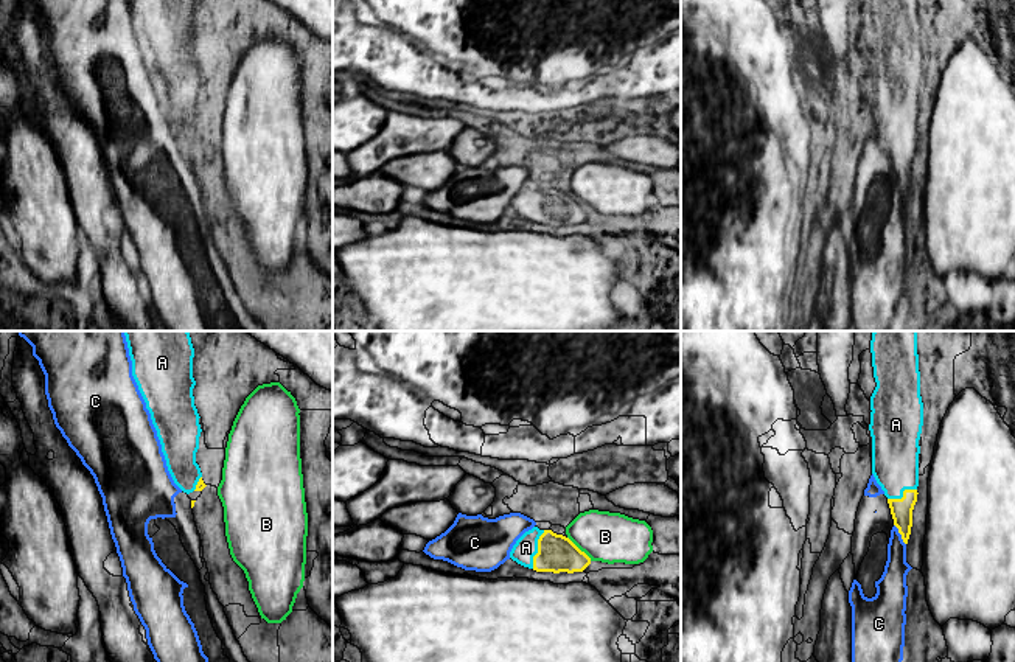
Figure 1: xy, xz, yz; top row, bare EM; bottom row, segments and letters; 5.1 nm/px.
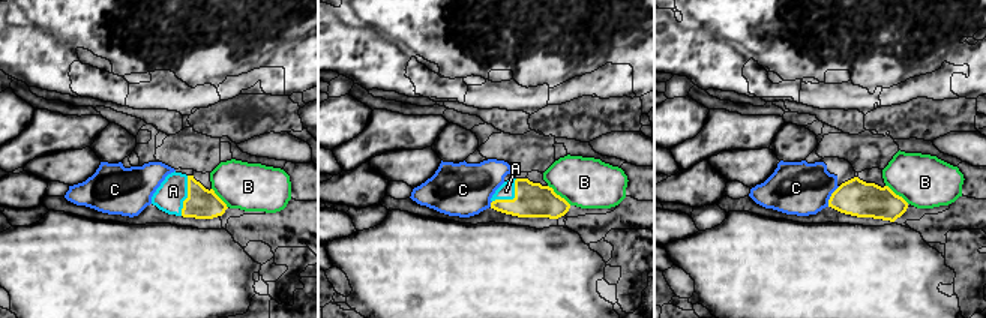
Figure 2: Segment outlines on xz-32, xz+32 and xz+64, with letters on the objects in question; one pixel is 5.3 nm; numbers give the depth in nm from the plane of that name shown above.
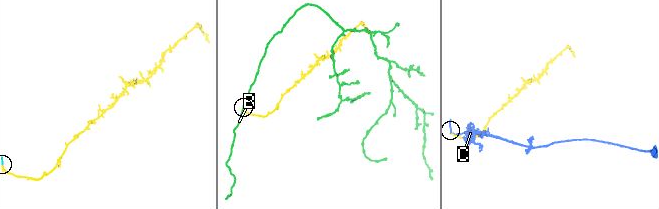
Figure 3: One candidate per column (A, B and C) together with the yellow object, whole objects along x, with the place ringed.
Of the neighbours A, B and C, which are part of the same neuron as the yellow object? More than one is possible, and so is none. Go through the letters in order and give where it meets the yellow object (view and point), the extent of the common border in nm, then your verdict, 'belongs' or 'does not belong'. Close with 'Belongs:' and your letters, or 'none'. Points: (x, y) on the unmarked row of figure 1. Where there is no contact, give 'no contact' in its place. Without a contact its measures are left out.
A: xz (538, 201) | 220 nm | belongs
B: xz (579, 201) | 180 nm | does not belong
C: yz (900, 185) | 130 nm | does not belong
Belongs: A

